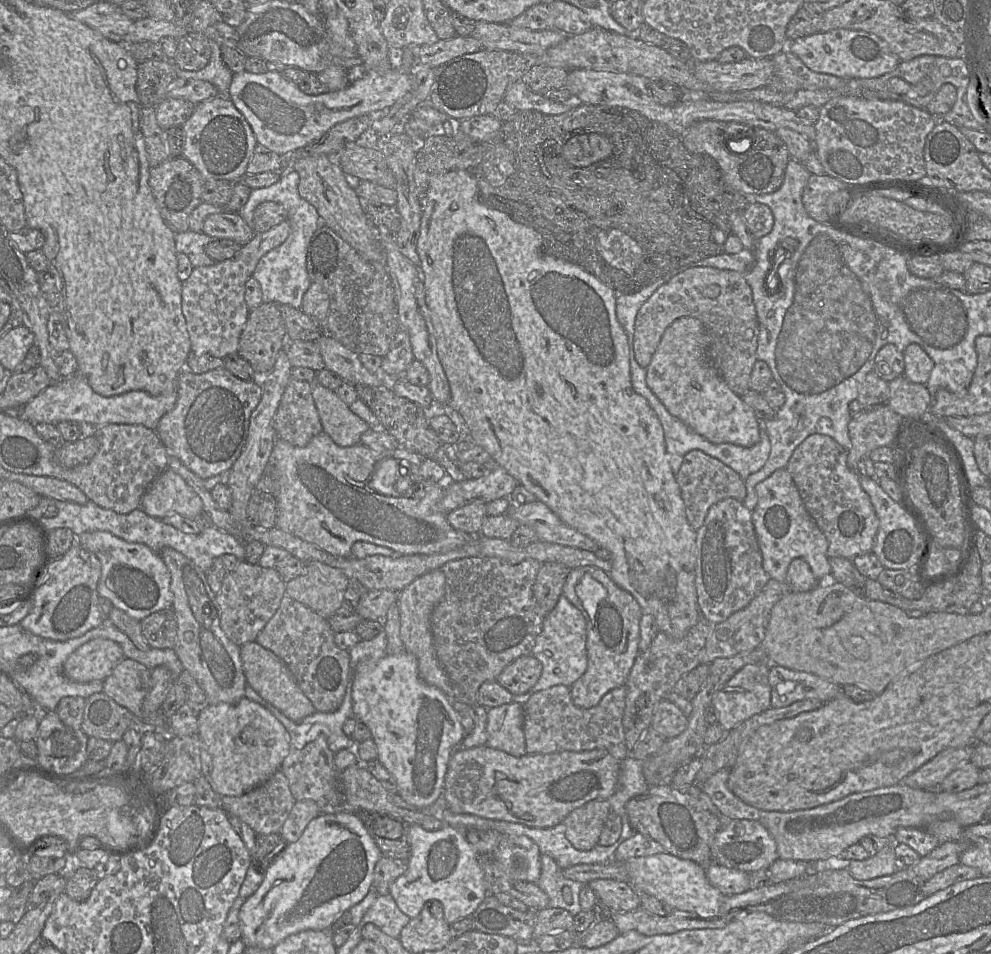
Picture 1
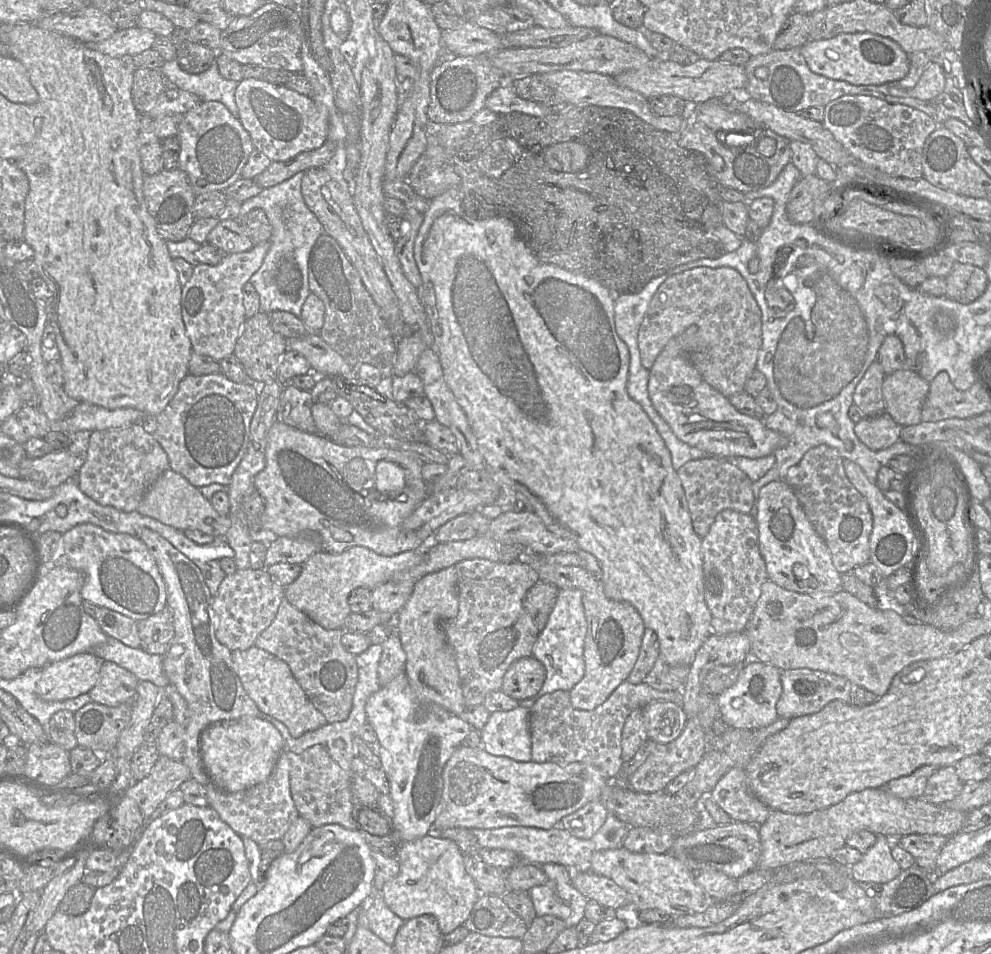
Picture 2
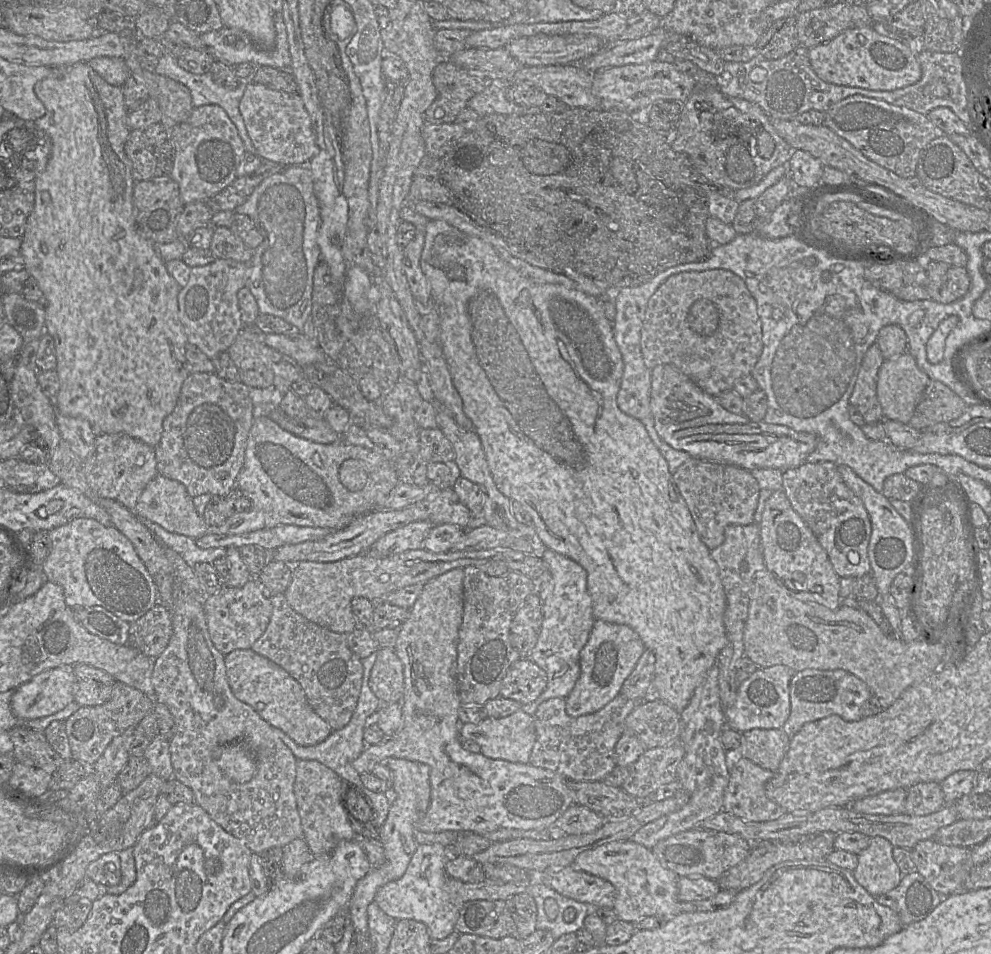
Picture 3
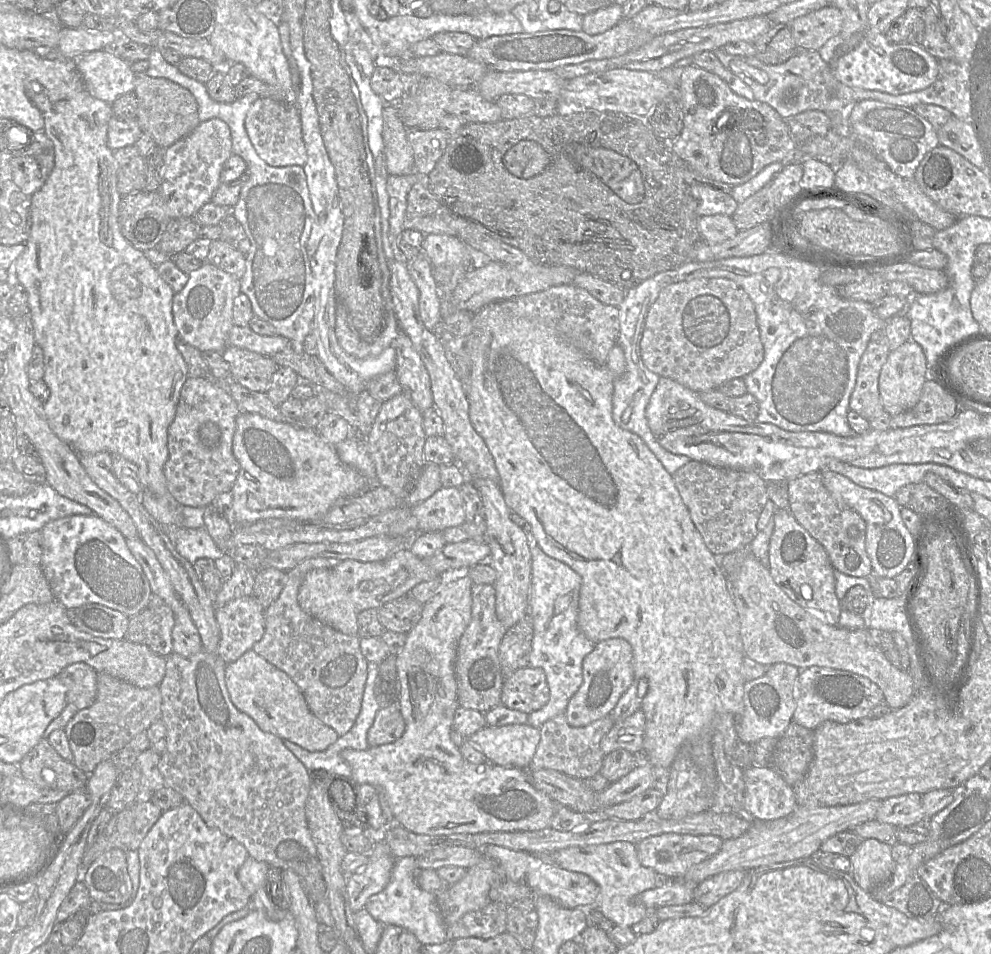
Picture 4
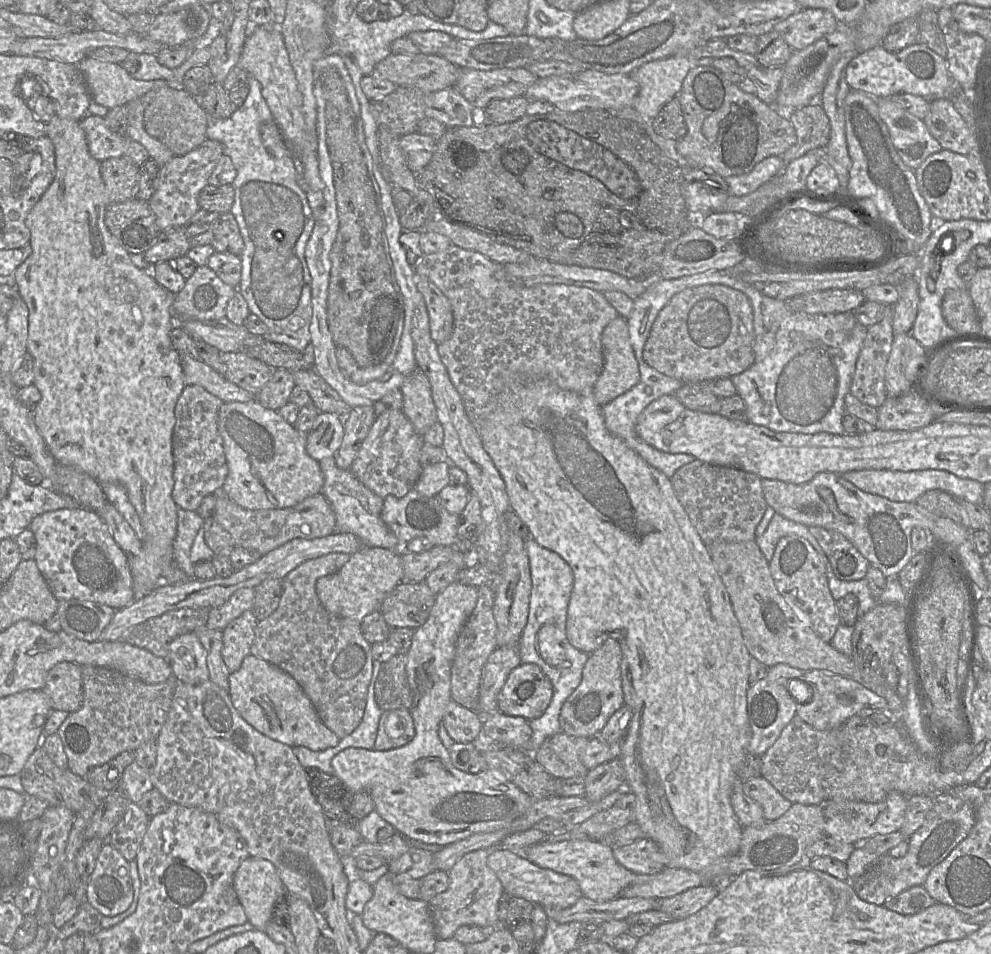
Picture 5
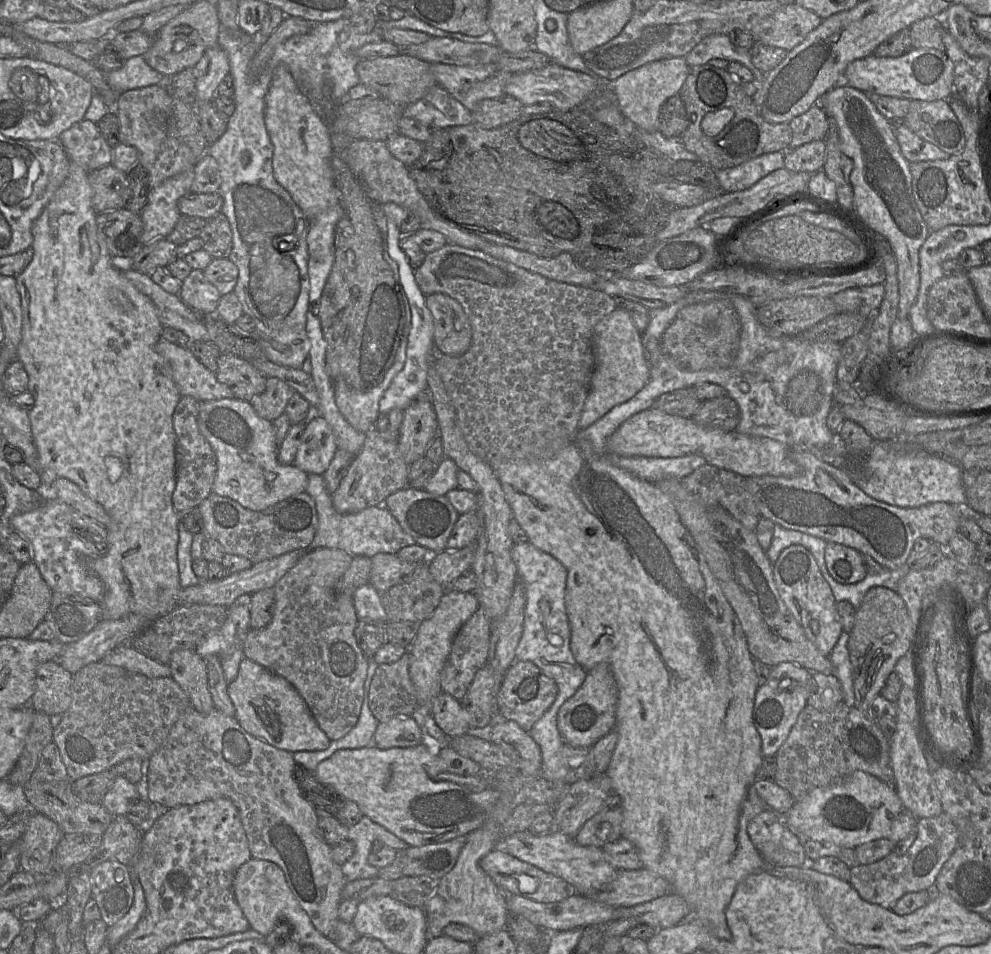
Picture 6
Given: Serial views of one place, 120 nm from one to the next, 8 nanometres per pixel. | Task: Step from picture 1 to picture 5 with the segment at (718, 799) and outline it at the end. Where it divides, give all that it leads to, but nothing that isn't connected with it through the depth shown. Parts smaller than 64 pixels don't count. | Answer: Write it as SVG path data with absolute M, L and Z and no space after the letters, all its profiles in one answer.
M762 775L745 781L744 790L761 805L765 821L780 818L792 806L792 802L786 799Z

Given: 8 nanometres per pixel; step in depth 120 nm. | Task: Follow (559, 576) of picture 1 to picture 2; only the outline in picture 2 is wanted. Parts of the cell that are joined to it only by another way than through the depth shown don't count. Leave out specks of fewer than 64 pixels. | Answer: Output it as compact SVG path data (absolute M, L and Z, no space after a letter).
M539 580L530 588L523 599L523 608L530 616L537 634L543 630L547 623L558 591L559 589L555 585Z

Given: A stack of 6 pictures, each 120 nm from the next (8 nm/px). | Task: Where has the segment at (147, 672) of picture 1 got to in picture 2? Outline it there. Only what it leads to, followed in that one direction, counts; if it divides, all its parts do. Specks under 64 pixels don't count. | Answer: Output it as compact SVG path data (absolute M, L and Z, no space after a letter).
M104 661L99 679L89 692L91 702L115 707L134 700L139 682L132 672L114 662Z

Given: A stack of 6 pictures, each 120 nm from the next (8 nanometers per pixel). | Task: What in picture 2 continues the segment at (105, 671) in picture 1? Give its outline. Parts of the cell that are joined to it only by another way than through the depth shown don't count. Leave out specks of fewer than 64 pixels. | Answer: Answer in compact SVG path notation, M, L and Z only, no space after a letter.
M89 651L51 663L42 669L36 693L49 702L89 693L99 679L103 662L103 659Z

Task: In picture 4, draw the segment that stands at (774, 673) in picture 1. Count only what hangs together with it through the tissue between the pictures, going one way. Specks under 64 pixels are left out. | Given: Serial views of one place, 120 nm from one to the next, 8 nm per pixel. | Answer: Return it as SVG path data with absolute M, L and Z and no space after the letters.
M811 666L800 670L794 686L795 711L792 720L815 730L825 721L848 723L866 718L871 710L884 701L880 688L869 679L844 670Z

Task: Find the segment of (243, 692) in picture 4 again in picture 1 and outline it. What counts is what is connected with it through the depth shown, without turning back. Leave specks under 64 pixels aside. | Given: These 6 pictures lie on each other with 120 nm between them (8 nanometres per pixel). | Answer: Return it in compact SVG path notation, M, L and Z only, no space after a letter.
M253 641L240 646L240 657L247 683L286 717L299 722L316 712L315 707L302 692L287 665L273 652Z

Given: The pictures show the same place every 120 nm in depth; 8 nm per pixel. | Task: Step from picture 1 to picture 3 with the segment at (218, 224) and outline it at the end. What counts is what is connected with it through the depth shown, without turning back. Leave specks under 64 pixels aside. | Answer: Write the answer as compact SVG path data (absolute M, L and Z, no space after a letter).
M216 227L210 244L215 259L231 259L250 263L253 249L249 248L229 227Z

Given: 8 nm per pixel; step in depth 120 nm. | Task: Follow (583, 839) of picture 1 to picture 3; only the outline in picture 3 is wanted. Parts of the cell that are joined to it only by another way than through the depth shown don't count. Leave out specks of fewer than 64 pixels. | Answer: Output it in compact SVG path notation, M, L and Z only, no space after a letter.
M573 804L555 822L553 829L549 829L549 837L557 838L563 835L582 835L600 828L605 818L586 806Z

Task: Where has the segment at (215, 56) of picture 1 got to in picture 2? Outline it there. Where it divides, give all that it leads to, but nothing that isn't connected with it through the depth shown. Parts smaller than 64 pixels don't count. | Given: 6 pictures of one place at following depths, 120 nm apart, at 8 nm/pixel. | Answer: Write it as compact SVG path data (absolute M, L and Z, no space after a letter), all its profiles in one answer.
M176 60L165 61L160 69L173 86L197 95L202 101L221 102L234 117L239 119L235 100L239 82L222 77L216 60L206 71L199 74L182 70Z

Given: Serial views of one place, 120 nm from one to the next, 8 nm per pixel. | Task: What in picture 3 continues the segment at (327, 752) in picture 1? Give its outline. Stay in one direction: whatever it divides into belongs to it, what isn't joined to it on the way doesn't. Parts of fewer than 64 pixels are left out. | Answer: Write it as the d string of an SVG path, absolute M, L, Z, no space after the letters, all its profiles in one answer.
M297 759L294 794L304 839L314 857L328 856L339 842L357 838L342 803L345 786L346 782L322 763L316 760Z

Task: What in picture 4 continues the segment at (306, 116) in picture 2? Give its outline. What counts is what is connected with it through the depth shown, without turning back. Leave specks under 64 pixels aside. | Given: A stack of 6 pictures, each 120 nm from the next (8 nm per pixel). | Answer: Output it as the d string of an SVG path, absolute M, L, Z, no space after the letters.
M258 98L245 117L245 129L257 154L273 167L304 166L307 161L300 113L294 102Z

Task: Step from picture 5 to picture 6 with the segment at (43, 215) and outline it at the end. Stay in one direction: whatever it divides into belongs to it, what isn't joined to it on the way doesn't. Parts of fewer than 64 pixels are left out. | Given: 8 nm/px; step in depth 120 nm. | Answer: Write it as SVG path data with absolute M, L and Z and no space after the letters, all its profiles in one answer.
M70 160L68 177L33 224L33 243L30 248L33 259L16 277L23 313L22 339L18 346L17 359L24 364L29 377L28 391L35 399L34 406L28 414L42 468L42 483L50 486L56 478L67 478L77 484L85 495L102 505L110 517L107 527L107 550L89 563L91 571L105 587L104 596L100 601L101 620L115 620L128 614L137 614L143 616L148 625L178 607L178 593L182 589L177 563L179 513L172 503L172 494L176 485L176 435L173 428L173 414L182 396L173 380L170 364L155 350L155 345L161 339L164 328L155 304L112 264L113 256L97 226L98 214L92 206L92 189L88 174L89 172Z

